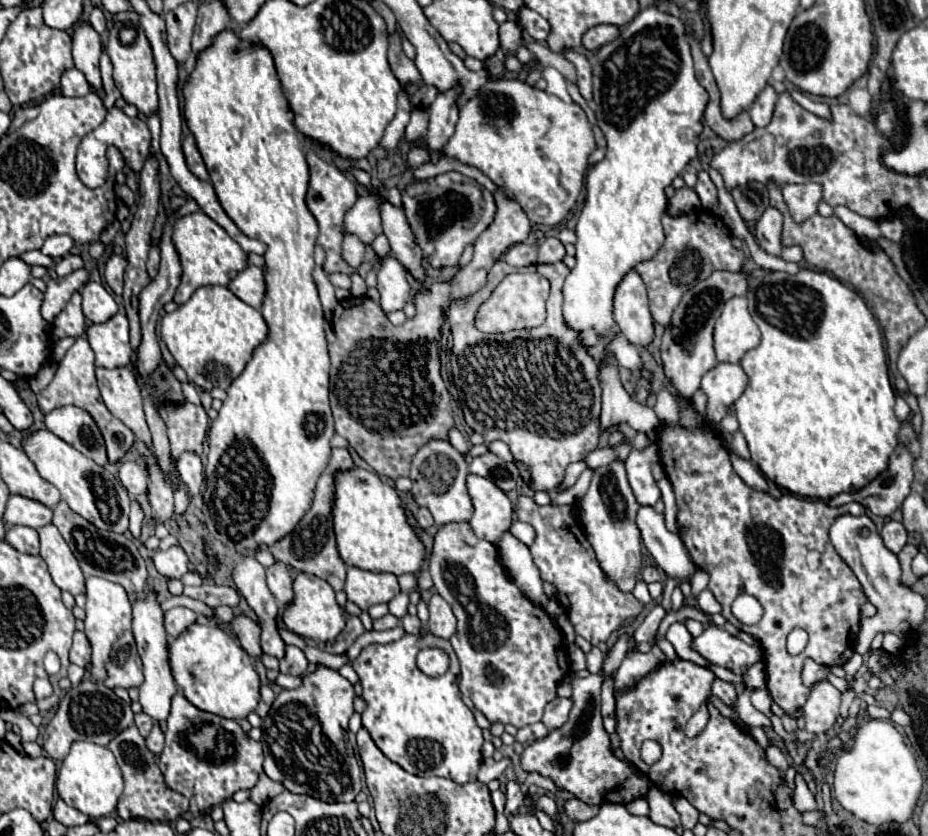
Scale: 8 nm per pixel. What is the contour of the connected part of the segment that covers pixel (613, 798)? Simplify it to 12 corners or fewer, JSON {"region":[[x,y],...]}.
{"region":[[599,674],[571,678],[569,720],[521,768],[585,804],[629,804],[653,784],[611,752]]}

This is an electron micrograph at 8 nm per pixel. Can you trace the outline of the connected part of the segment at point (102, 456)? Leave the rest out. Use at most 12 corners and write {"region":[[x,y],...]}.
{"region":[[61,406],[45,416],[55,436],[107,464],[99,426],[83,408]]}

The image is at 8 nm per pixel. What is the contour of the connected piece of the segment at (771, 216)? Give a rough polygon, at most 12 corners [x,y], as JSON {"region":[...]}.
{"region":[[767,208],[757,222],[755,240],[769,252],[781,254],[783,216]]}

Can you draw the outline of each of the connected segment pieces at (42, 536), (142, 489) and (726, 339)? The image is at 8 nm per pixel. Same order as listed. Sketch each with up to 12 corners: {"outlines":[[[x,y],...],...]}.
{"outlines":[[[53,524],[41,526],[41,556],[53,582],[85,592],[77,558]],[[123,462],[119,480],[133,496],[147,492],[147,474]],[[747,298],[727,300],[715,324],[717,360],[739,364],[759,344]]]}

